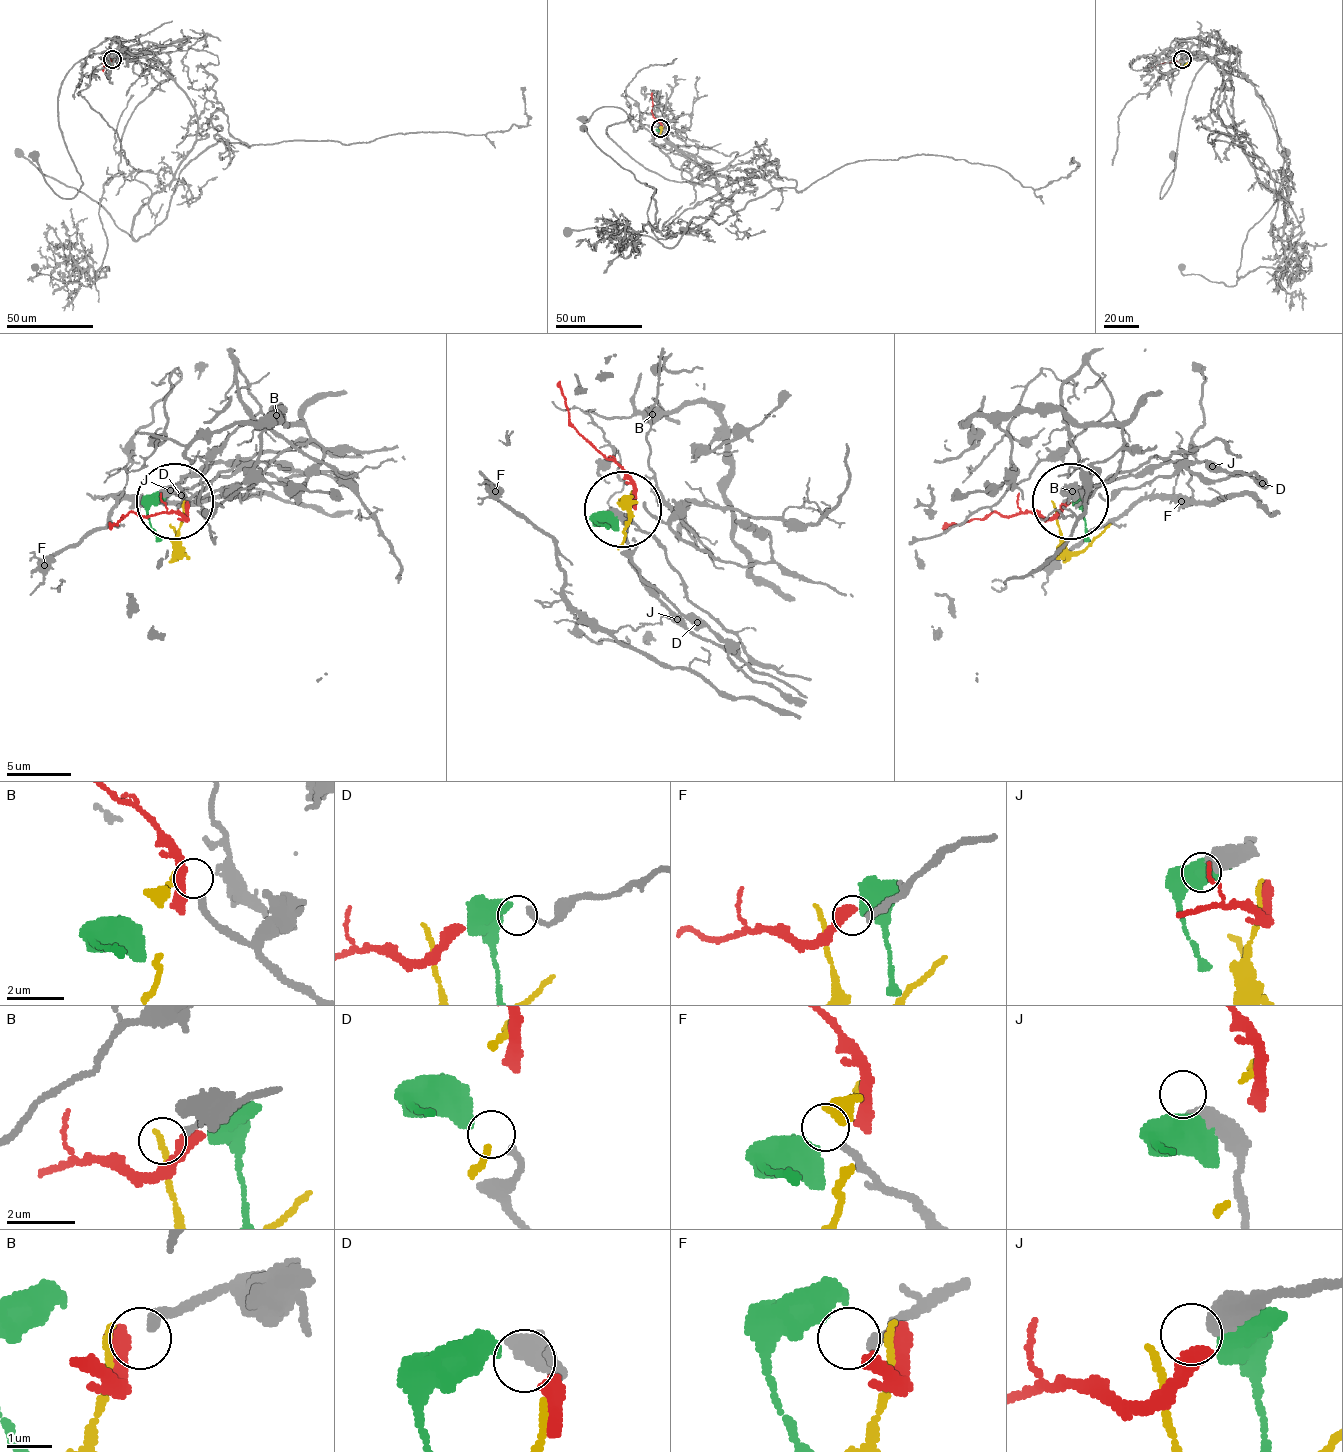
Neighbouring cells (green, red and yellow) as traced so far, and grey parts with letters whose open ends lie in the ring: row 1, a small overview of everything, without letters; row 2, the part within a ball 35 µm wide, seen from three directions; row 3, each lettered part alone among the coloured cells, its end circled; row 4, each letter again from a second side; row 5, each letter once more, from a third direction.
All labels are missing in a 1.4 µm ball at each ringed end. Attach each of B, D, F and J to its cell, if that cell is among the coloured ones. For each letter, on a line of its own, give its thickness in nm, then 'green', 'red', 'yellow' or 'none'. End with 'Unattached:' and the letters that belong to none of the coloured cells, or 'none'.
B: 190 nm thick; none
D: 190 nm thick; green
F: 240 nm thick; none
J: 500 nm thick; none
Unattached: B, F, J

